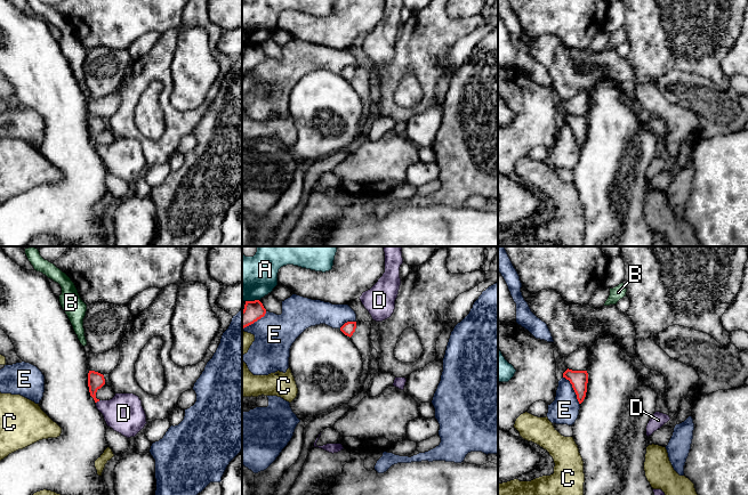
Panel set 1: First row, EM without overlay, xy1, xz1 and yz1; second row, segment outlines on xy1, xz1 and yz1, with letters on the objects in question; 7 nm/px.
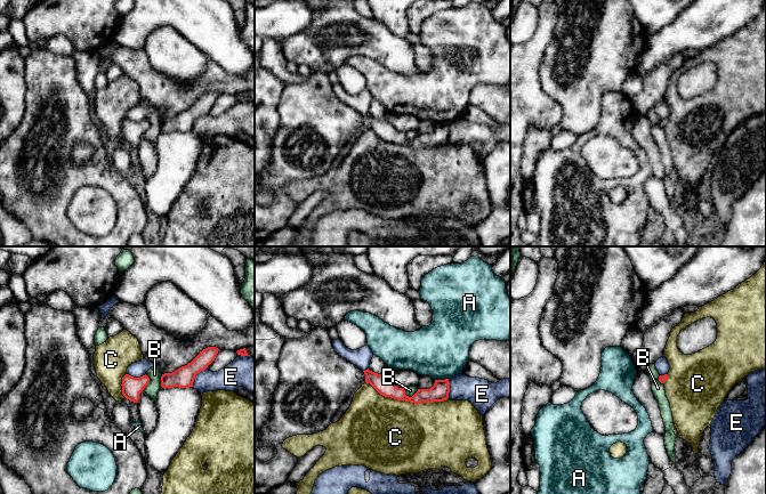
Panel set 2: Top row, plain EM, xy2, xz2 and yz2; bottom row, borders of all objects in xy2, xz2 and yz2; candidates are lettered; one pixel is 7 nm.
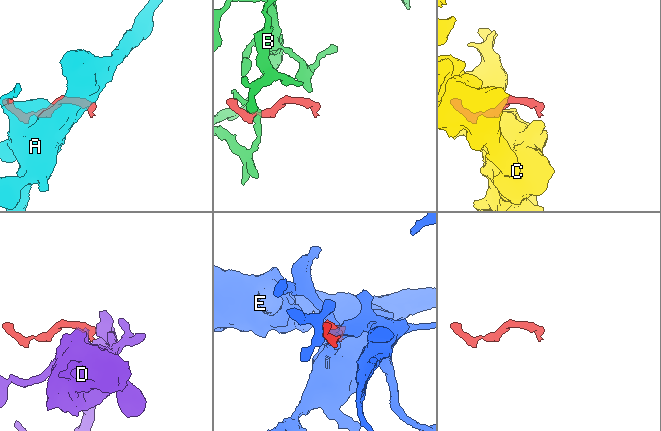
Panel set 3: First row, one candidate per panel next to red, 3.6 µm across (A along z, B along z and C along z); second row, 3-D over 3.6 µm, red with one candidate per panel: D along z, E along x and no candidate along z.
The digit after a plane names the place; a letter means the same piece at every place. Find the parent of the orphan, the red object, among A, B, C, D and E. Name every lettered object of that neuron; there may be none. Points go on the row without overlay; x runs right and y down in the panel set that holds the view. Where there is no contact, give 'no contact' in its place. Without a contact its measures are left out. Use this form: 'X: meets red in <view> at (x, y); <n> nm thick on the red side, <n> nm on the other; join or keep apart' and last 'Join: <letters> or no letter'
A: meets red in xz2 at (441, 124); 130 nm thick on the red side, 400 nm on the other; keep apart
B: meets red in xz2 at (408, 140); 130 nm thick on the red side, 70 nm on the other; keep apart
C: meets red in xz2 at (406, 145); 130 nm thick on the red side, 500 nm on the other; keep apart
D: meets red in xy1 at (97, 145); 120 nm thick on the red side, 280 nm on the other; join
E: meets red in yz1 at (573, 134); 130 nm thick on the red side, 200 nm on the other; keep apart
Join: D

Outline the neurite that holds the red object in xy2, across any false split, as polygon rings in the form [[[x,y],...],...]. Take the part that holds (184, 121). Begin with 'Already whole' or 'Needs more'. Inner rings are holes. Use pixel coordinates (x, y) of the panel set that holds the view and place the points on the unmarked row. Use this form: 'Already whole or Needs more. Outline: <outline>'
Already whole. Outline: [[[208,91],[200,96],[200,98],[187,110],[179,112],[172,118],[164,118],[161,121],[162,132],[190,132],[193,131],[194,123],[197,118],[204,115],[210,110],[219,94],[216,91]]]

